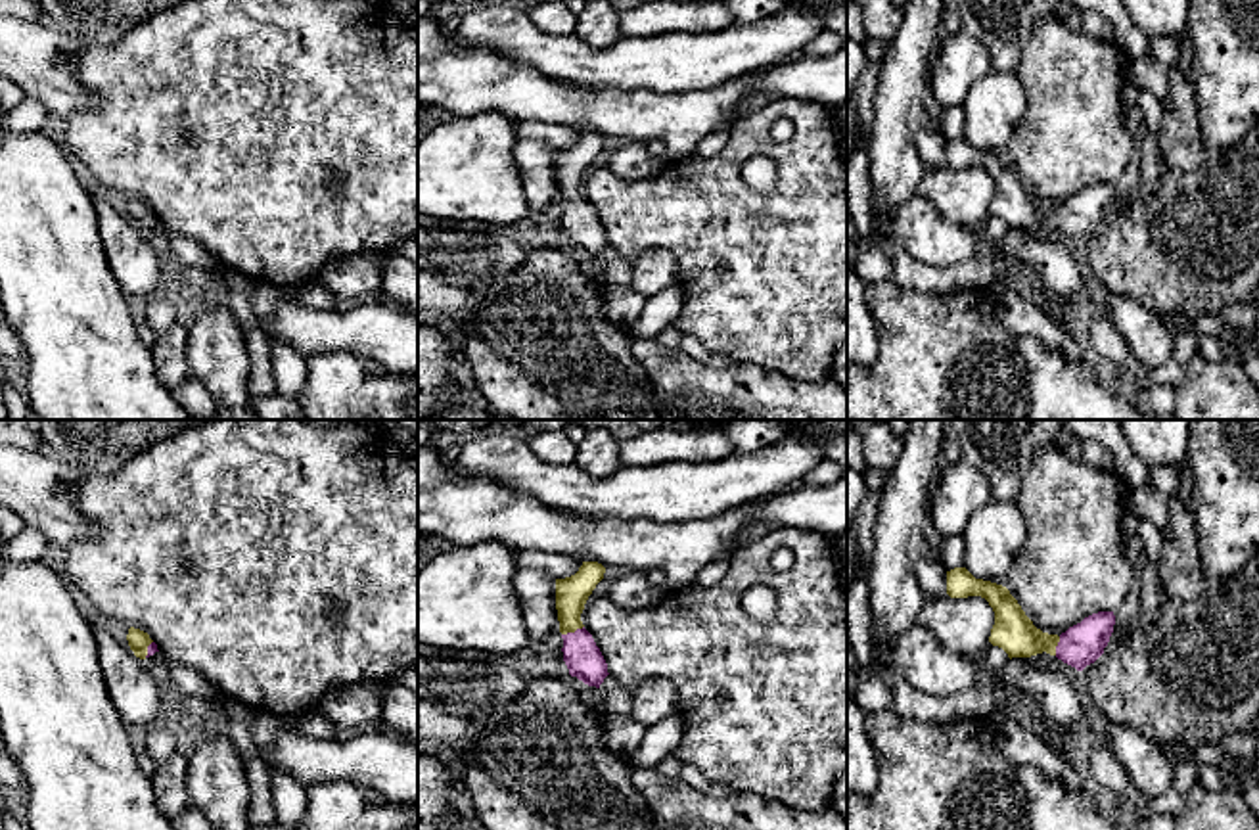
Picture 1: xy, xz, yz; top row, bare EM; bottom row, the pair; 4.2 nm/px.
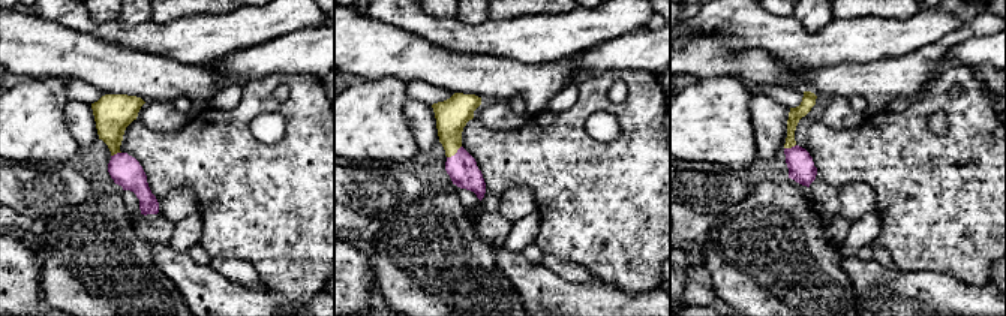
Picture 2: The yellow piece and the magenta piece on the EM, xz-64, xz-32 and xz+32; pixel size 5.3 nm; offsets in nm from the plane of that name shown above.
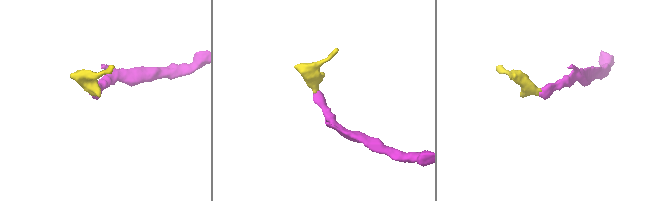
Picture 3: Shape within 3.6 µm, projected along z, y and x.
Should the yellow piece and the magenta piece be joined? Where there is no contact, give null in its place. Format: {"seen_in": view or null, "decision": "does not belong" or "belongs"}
{"seen_in": "xz", "decision": "belongs"}

